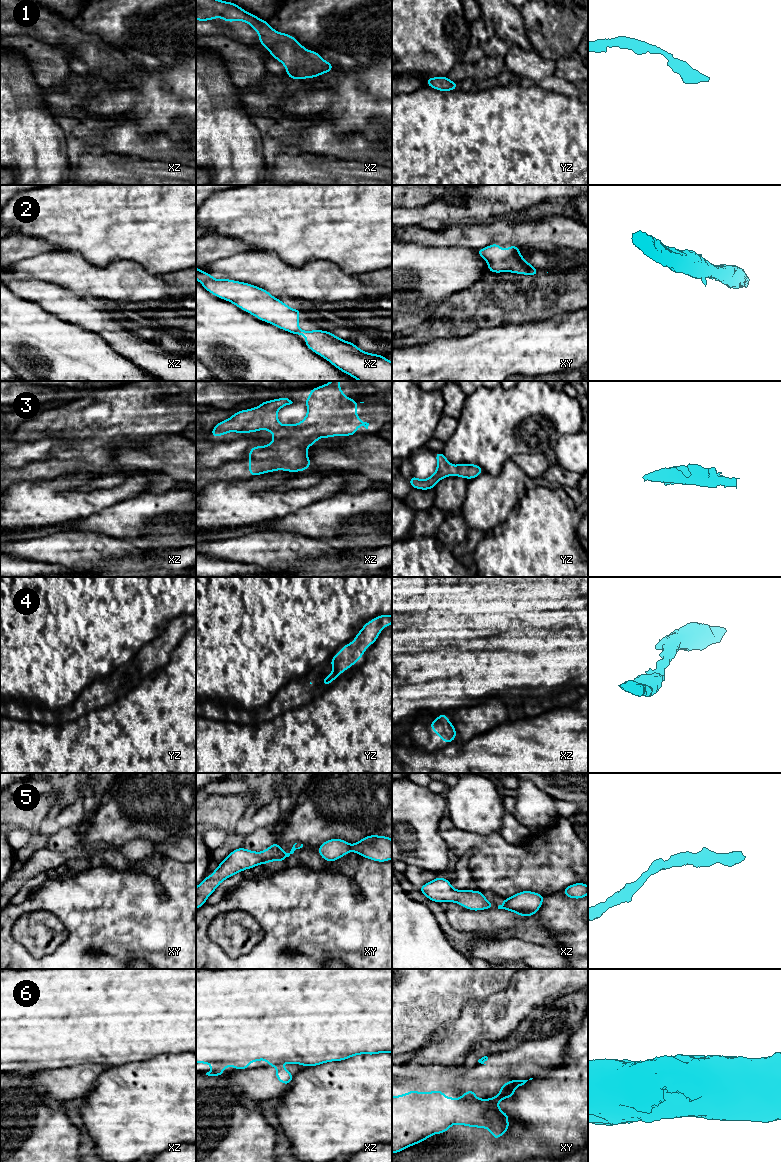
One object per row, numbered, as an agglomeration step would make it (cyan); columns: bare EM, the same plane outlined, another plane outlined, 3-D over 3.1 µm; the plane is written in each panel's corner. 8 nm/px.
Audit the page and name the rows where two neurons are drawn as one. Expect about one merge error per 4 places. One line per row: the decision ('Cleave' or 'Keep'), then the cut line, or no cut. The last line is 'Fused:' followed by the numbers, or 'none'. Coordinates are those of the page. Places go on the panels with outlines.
1: Keep. No split
2: Keep. No split
3: Keep. No split
4: Keep. No split
5: Keep. No split
6: Cleave. Split along xz (278, 1064), (272, 1065)
Fused: 6

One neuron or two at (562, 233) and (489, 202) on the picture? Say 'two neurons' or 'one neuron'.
two neurons

